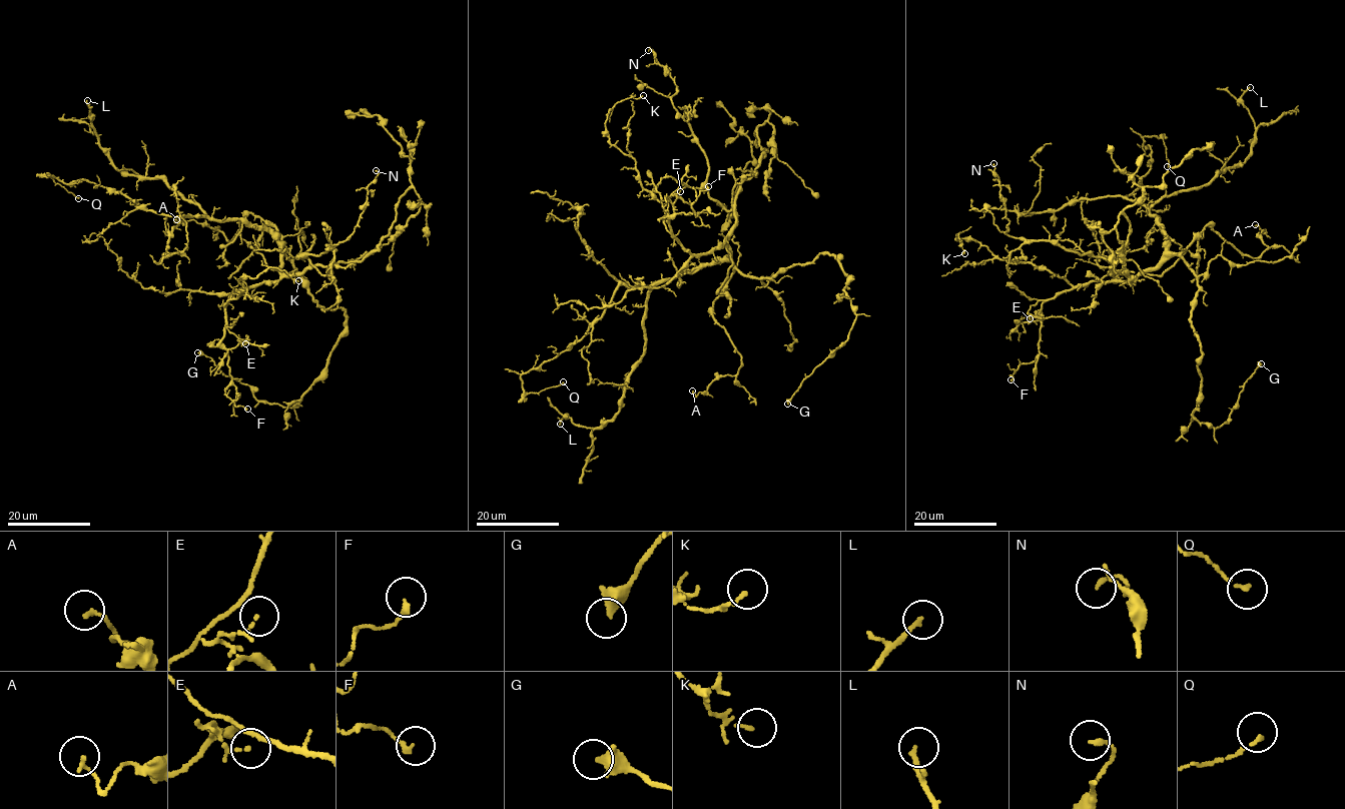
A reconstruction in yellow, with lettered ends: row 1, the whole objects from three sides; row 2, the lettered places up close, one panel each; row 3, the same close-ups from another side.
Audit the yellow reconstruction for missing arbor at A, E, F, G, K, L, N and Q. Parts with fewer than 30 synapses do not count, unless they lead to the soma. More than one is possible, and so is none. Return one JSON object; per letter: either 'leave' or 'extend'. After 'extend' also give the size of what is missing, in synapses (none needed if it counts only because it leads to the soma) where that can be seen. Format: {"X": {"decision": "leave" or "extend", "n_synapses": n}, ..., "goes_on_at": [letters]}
{"A": {"decision": "leave"}, "E": {"decision": "leave"}, "F": {"decision": "leave"}, "G": {"decision": "leave"}, "K": {"decision": "leave"}, "L": {"decision": "leave"}, "N": {"decision": "leave"}, "Q": {"decision": "leave"}, "goes_on_at": []}

